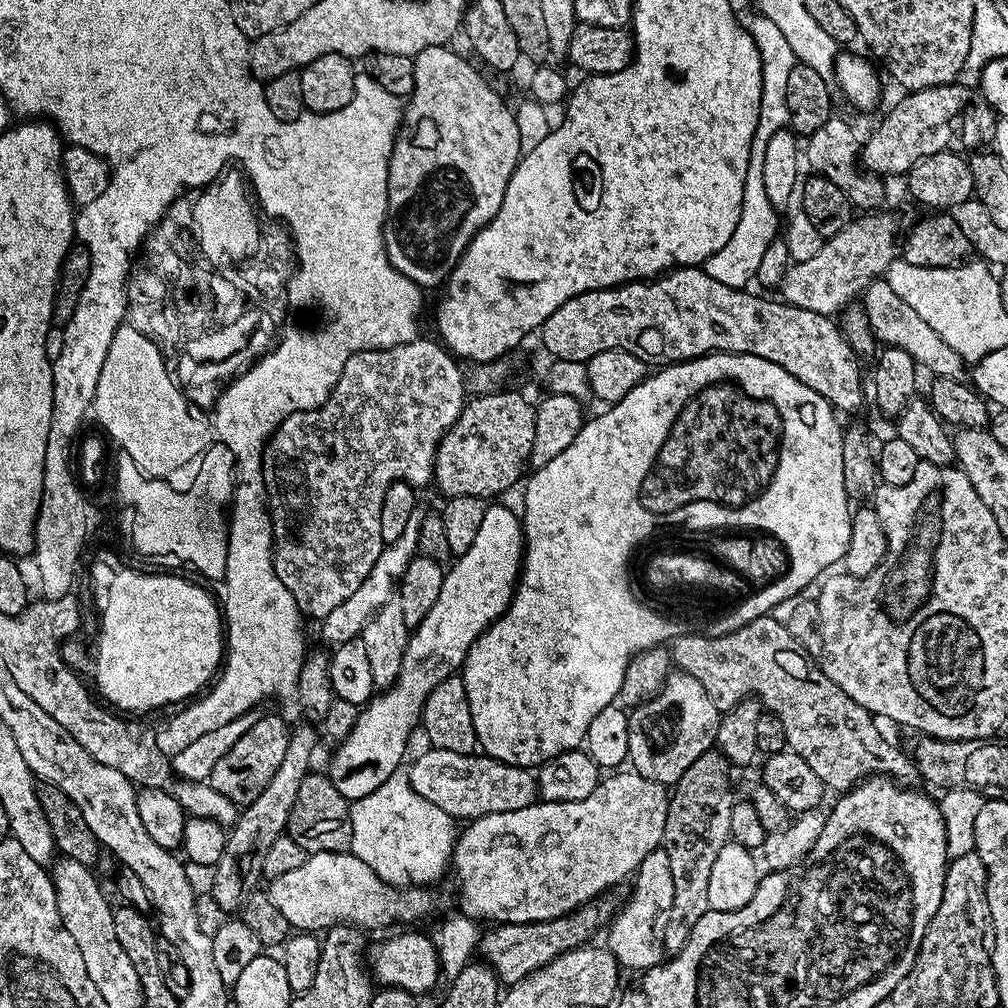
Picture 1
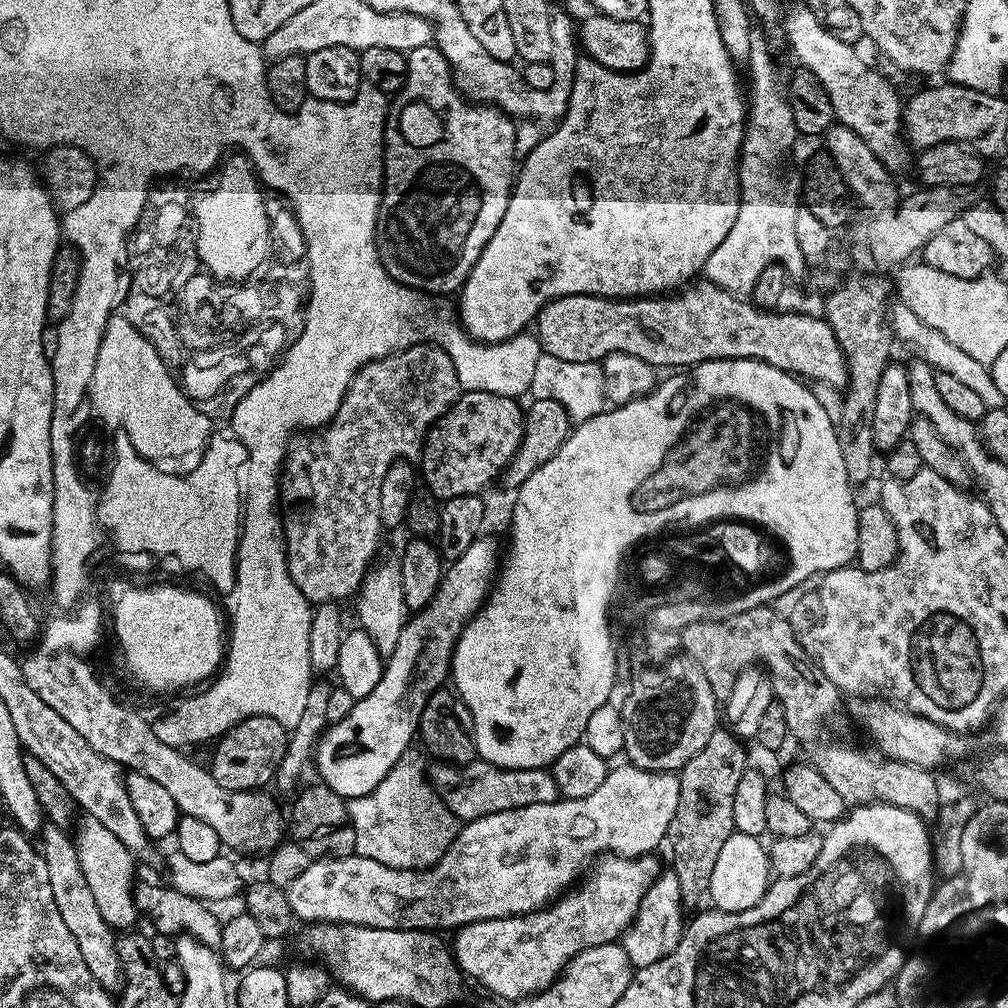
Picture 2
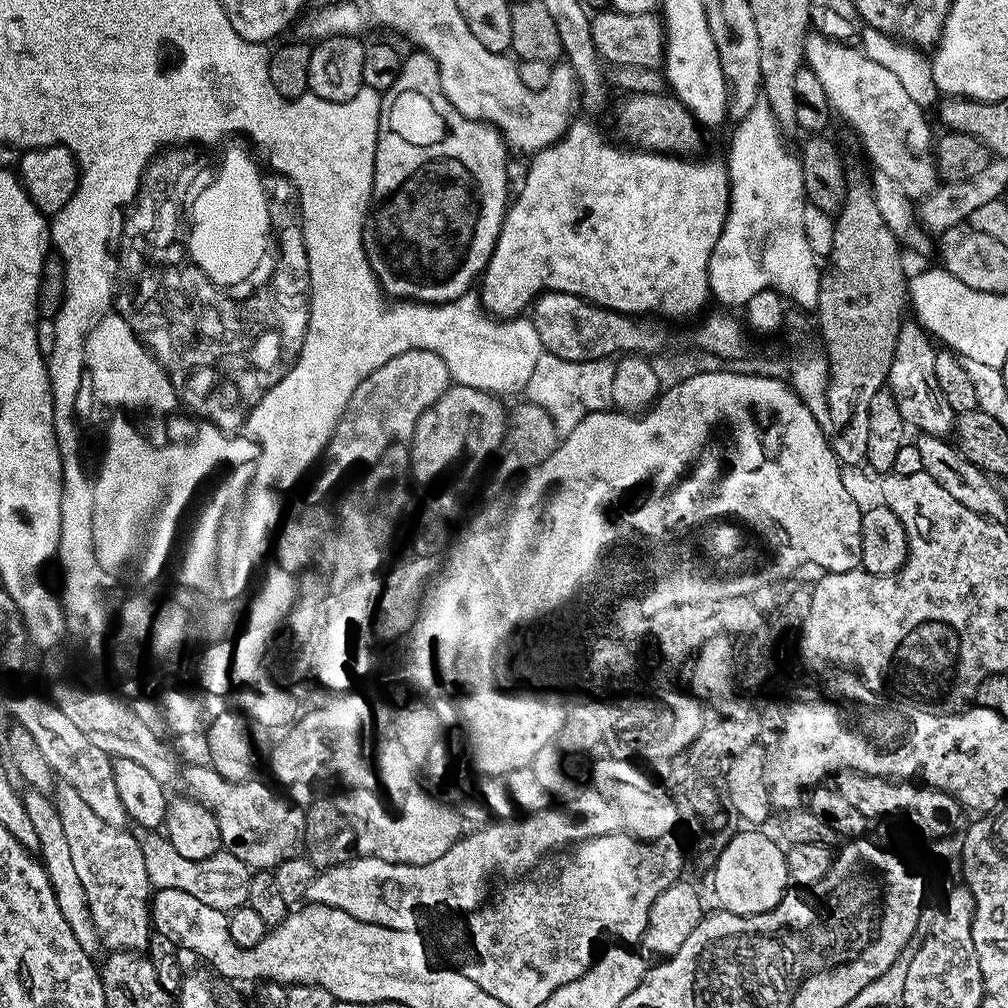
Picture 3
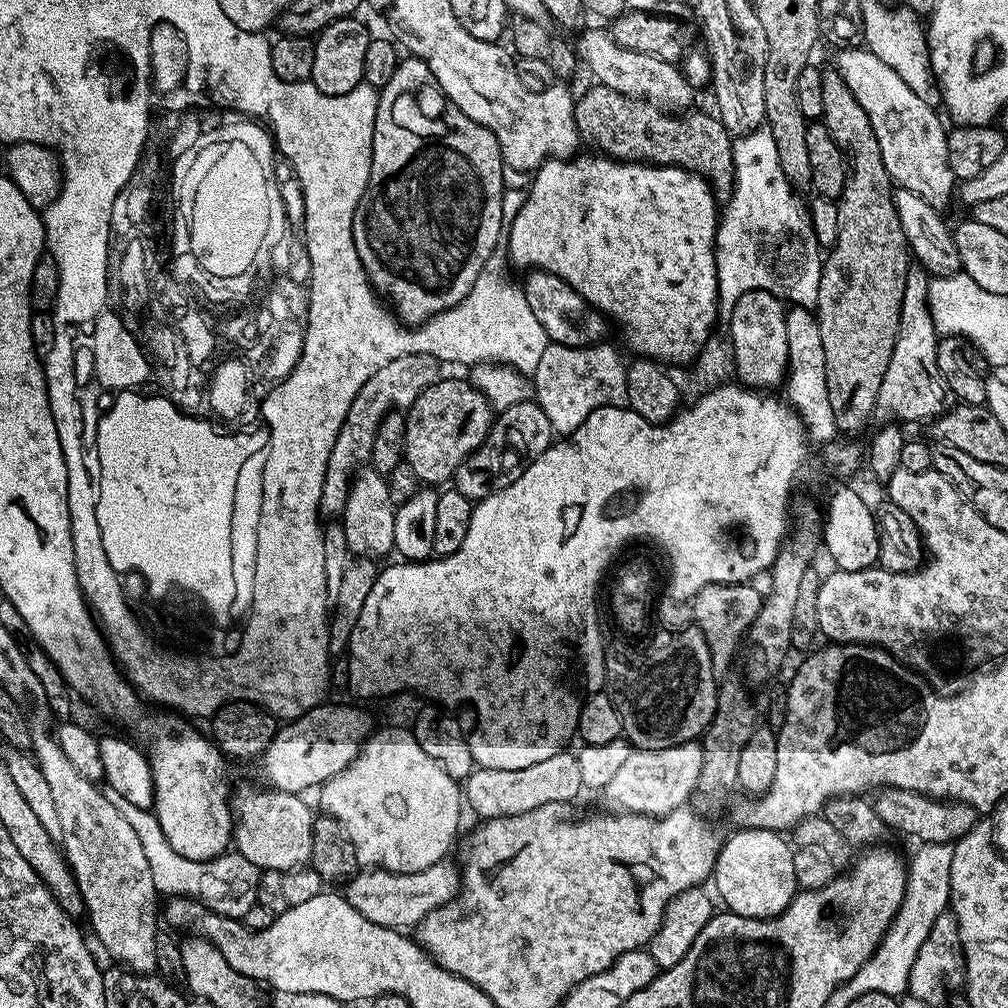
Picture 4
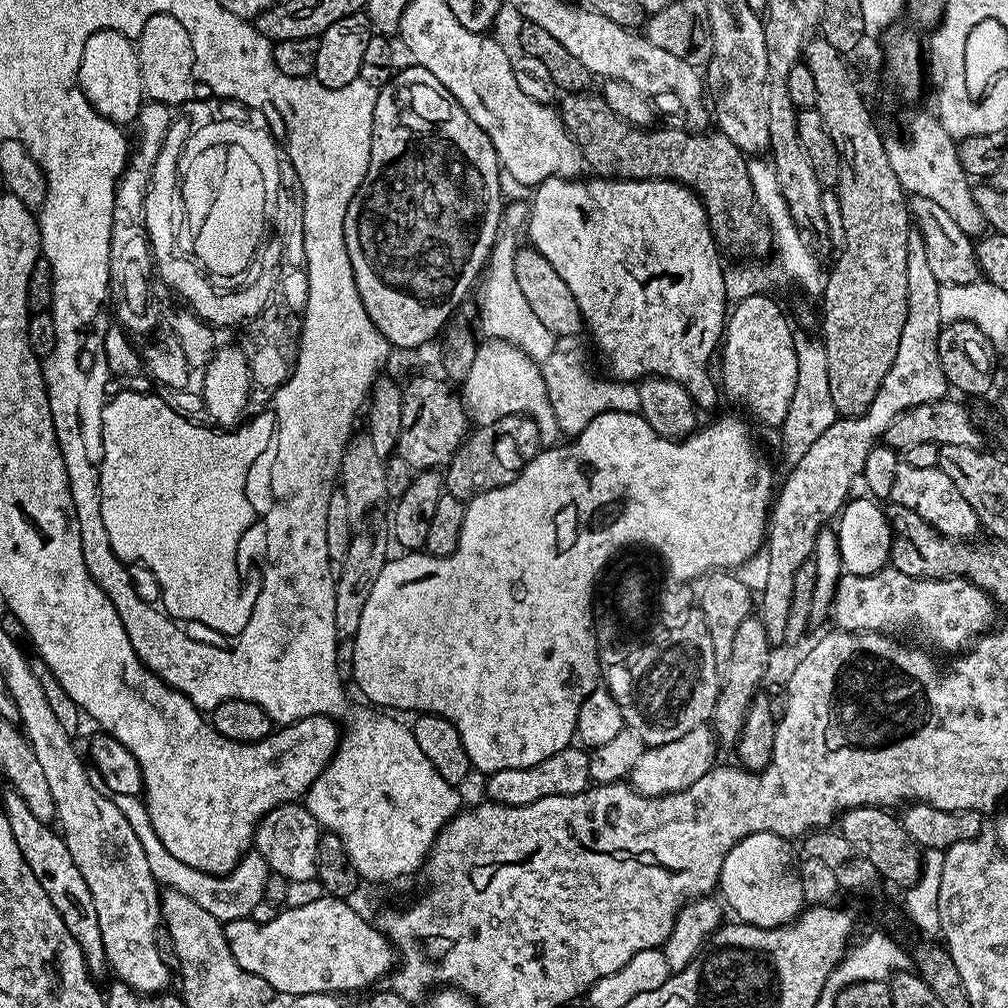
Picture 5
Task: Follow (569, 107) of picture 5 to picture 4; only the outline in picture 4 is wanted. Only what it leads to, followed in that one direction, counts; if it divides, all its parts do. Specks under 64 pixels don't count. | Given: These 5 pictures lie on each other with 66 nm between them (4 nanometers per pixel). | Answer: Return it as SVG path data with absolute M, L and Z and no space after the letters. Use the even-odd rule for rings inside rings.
M593 83L592 88L588 88L584 93L575 97L576 109L574 110L574 118L576 119L576 128L580 131L580 139L585 145L589 144L589 149L595 150L597 153L603 154L613 160L622 160L629 164L650 164L657 168L684 168L687 172L694 172L697 176L703 176L712 186L712 191L717 201L724 202L732 195L732 183L736 181L736 171L734 170L734 154L732 153L733 135L727 132L722 126L722 122L712 114L707 116L704 112L692 112L689 116L684 116L679 120L676 116L671 116L671 111L665 110L663 107L650 104L646 100L632 100L622 94L618 94L618 90L610 90L605 84Z

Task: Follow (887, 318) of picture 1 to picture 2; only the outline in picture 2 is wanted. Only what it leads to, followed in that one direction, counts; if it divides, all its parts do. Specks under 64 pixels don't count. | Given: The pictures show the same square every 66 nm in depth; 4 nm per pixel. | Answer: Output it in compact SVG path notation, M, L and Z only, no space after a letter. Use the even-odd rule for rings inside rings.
M899 302L893 303L888 314L888 327L892 329L892 335L899 343L901 340L910 351L916 352L912 354L926 361L933 370L954 374L954 378L959 378L969 390L974 390L974 394L978 394L978 398L982 398L985 409L1005 407L1006 397L1002 394L1002 390L998 390L992 377L991 367L978 362L978 358L970 358L970 354L966 354L961 348L954 346L954 342L950 342L950 338L946 338L938 330L934 330L934 326L926 326L926 322L922 322L922 318L918 318L918 314L914 314L914 310L910 310L910 306Z

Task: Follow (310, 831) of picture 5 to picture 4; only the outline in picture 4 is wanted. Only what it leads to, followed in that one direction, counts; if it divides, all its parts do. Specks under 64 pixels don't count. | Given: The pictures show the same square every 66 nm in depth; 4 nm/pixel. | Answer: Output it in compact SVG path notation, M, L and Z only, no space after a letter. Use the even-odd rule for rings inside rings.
M244 788L231 797L234 809L232 839L235 851L242 858L254 862L261 870L269 868L282 873L303 869L312 859L314 846L314 808L294 792L277 792Z

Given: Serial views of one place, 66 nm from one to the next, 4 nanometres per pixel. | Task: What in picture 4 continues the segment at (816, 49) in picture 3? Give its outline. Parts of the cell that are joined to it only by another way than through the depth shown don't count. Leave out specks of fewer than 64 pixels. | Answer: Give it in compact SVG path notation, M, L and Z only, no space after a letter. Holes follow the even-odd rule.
M844 46L839 49L836 56L834 70L850 86L854 98L858 100L858 106L866 112L870 120L870 126L874 128L874 138L878 138L878 150L882 150L882 162L886 162L886 170L890 174L893 185L896 188L905 188L922 198L926 198L931 204L943 206L948 199L953 199L954 189L958 181L950 170L950 158L948 157L948 132L940 121L940 112L935 108L926 106L926 102L920 101L910 91L910 86L882 62L874 53L864 46Z

